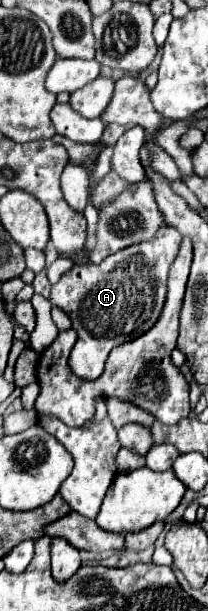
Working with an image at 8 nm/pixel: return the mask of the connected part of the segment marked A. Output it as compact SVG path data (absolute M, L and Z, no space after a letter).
M164 223L154 239L130 245L98 265L74 265L72 271L64 273L60 281L52 285L50 303L70 315L72 329L78 333L78 341L68 359L70 369L78 377L100 377L110 349L134 341L158 321L166 301L168 269L178 255L180 241L182 235Z

